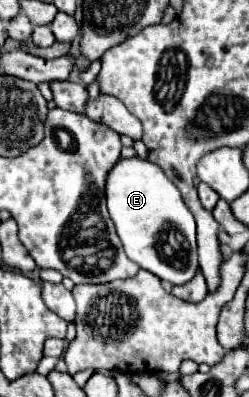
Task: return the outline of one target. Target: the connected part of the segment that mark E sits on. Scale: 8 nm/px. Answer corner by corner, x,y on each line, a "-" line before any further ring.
121,157
107,173
105,197
109,217
115,223
115,231
123,243
125,255
131,261
173,285
193,279
199,267
195,219
183,203
179,189
163,173
163,169
159,169
159,165
139,157

